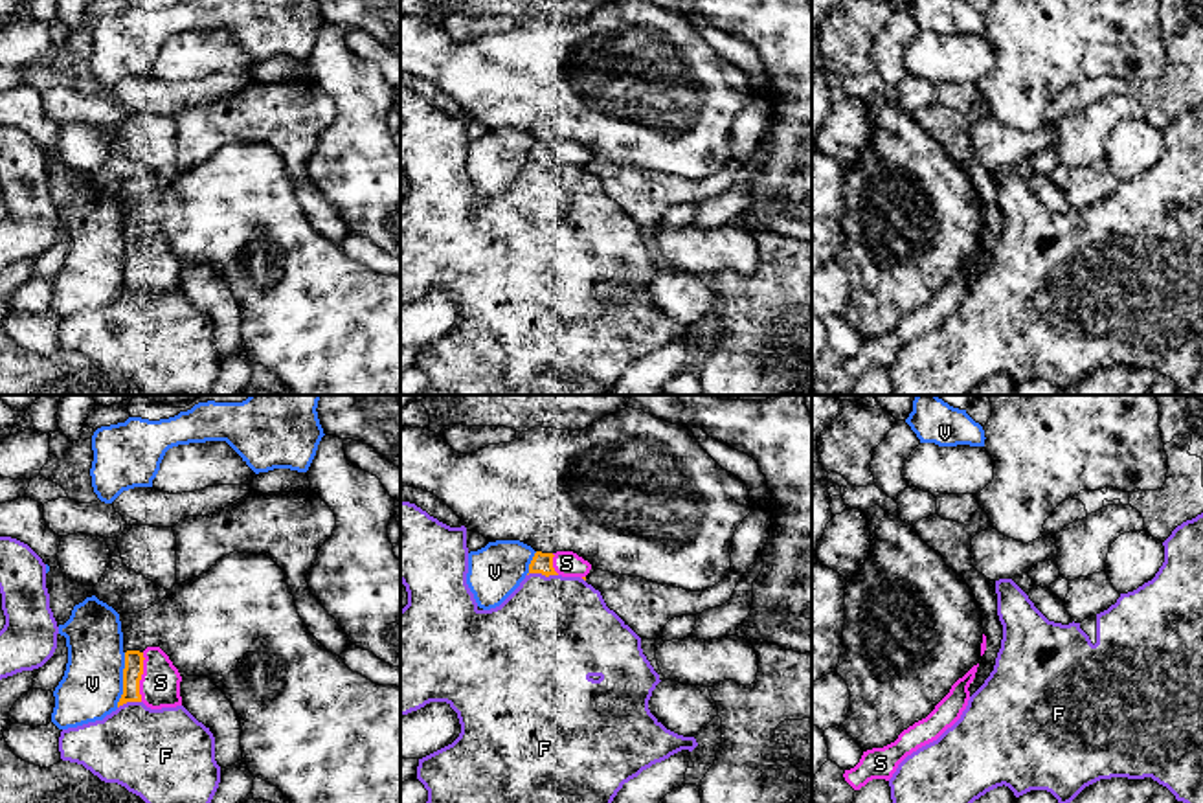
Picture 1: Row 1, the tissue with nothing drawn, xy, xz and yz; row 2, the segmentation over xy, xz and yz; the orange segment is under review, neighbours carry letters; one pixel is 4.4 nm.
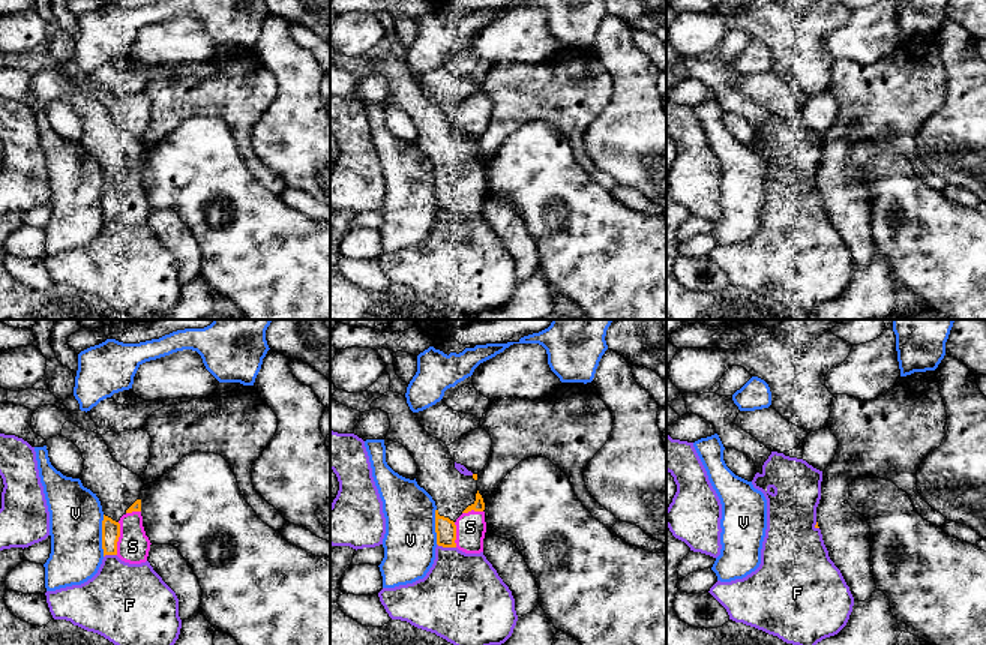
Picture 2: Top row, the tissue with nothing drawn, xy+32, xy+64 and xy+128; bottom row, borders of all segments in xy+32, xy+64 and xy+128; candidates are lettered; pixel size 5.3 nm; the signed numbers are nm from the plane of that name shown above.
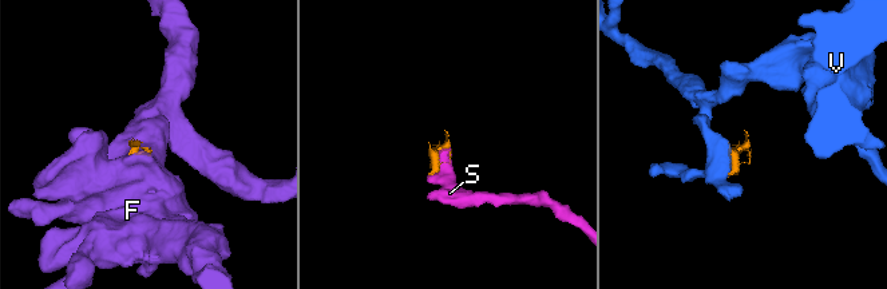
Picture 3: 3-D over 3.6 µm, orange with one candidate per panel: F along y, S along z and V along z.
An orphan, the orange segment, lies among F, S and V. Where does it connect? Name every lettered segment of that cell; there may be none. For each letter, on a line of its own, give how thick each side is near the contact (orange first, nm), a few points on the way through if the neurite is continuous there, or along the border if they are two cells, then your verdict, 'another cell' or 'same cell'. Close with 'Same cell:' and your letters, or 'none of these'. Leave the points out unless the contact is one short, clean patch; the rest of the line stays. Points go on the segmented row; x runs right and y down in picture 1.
F: calibres 100 and 460 nm; another cell
S: calibres 90 and 180 nm; same cell
V: calibres 90 and 260 nm; another cell
Same cell: S

